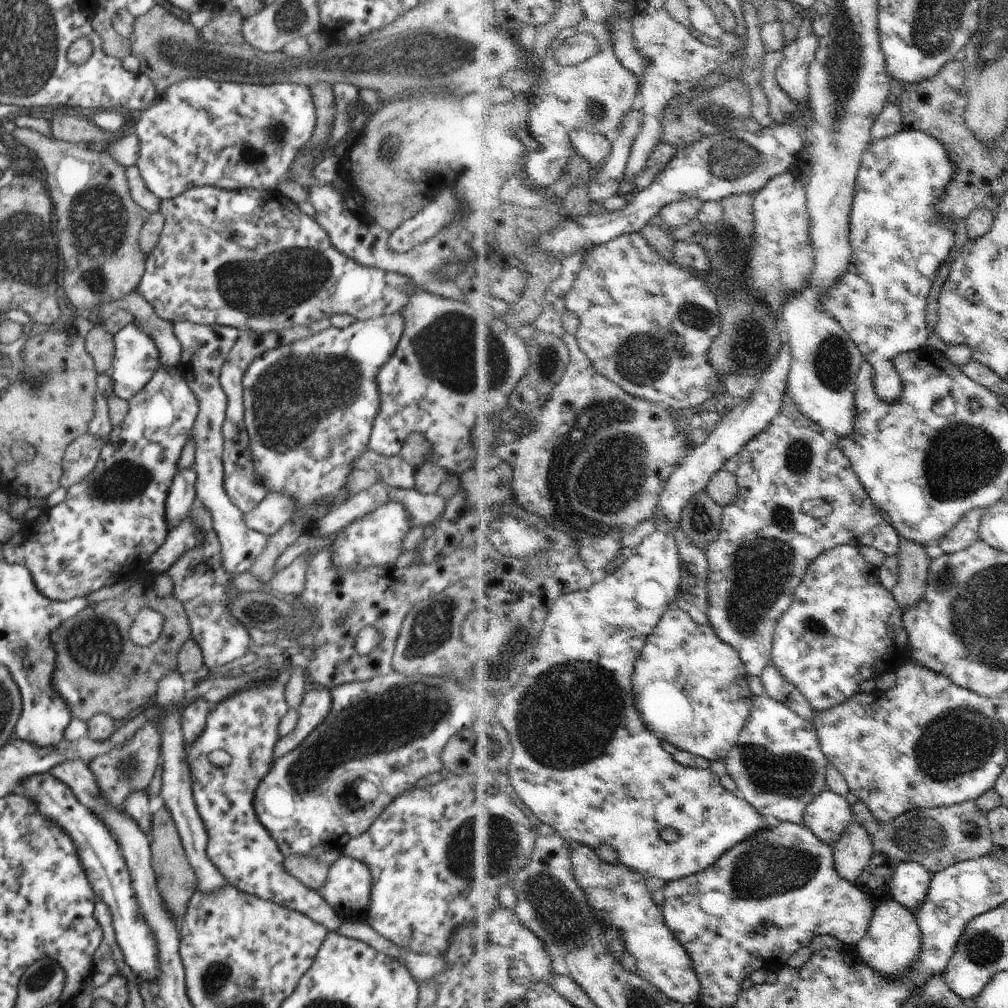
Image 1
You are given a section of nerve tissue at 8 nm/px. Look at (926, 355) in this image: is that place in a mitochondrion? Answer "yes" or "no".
no

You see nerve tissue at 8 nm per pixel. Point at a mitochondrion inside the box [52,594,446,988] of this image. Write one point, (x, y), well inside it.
(94, 645)

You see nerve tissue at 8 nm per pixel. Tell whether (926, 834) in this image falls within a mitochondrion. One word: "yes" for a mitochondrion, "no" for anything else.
yes

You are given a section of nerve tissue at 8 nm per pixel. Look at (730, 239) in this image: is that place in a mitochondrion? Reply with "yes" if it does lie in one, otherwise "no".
yes

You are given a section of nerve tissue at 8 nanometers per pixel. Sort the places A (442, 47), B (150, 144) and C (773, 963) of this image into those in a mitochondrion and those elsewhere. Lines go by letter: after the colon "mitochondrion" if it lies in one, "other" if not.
A: mitochondrion
B: other
C: other

